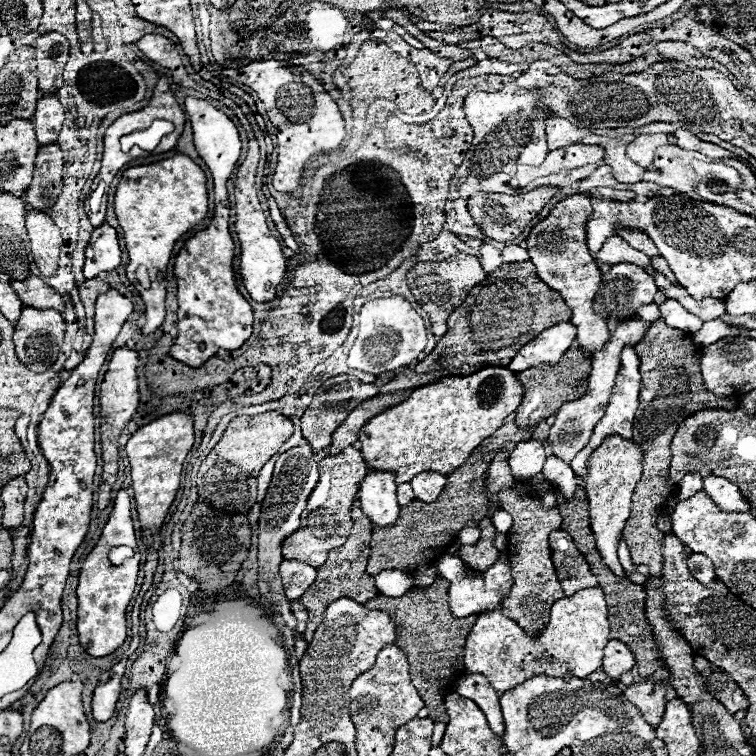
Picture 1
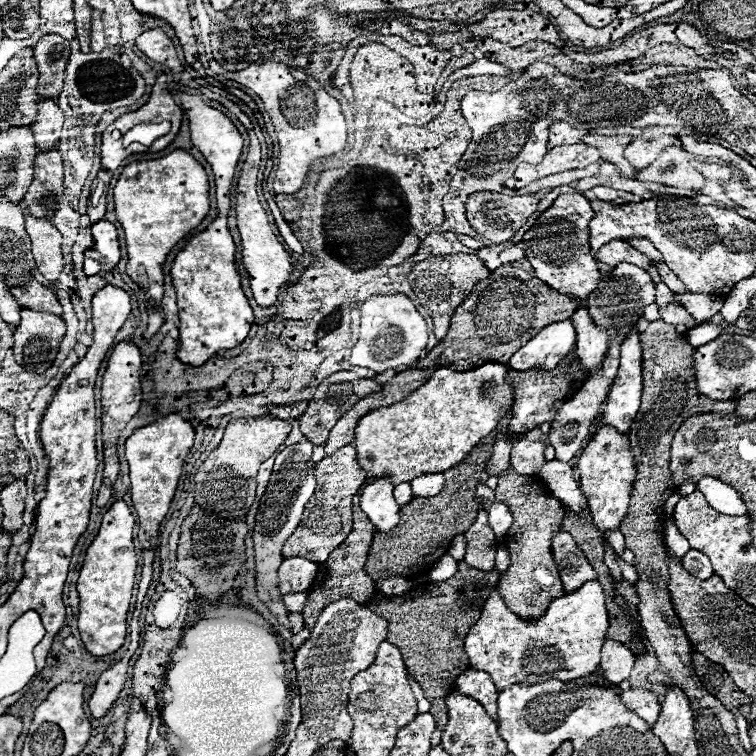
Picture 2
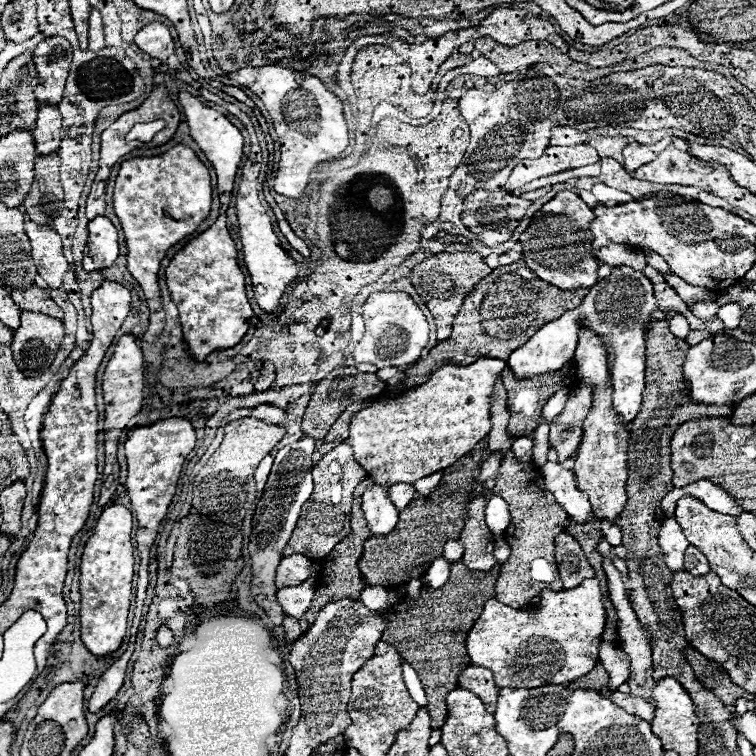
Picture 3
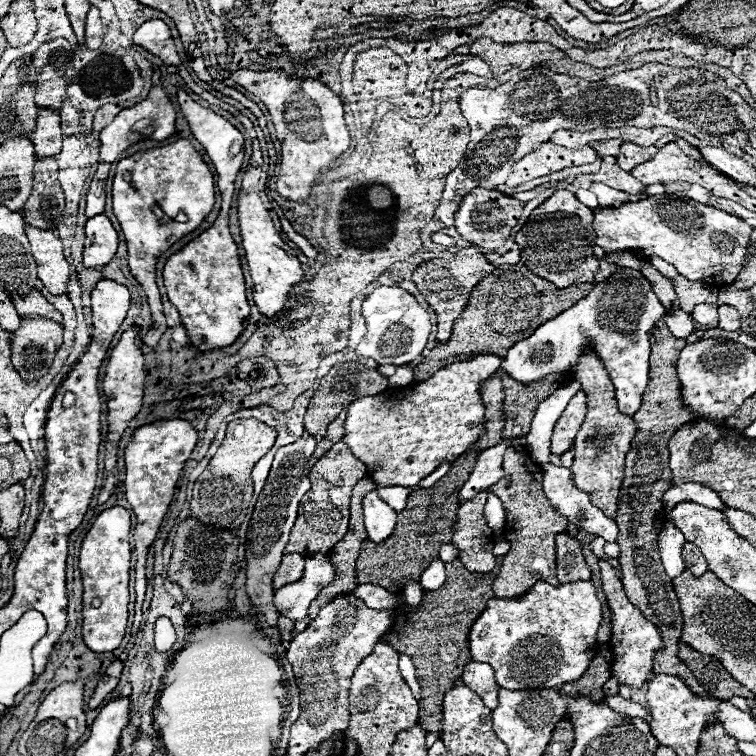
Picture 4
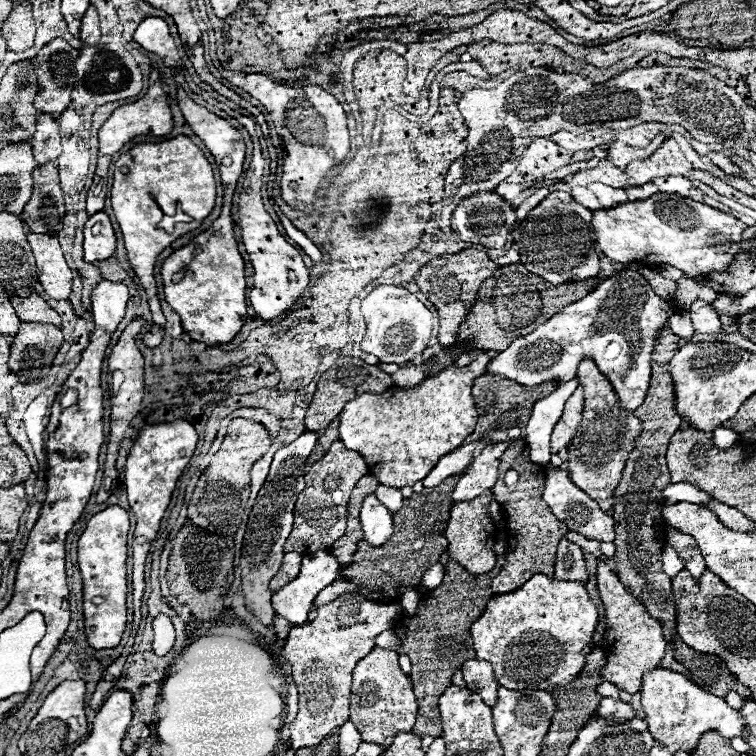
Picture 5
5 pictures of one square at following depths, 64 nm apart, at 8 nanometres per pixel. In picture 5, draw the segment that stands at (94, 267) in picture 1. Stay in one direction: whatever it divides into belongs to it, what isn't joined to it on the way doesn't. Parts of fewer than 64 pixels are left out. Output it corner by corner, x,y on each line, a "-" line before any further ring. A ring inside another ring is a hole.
96,212
94,216
88,218
84,226
84,260
86,262
106,260
114,254
114,248
116,236
110,218
104,212

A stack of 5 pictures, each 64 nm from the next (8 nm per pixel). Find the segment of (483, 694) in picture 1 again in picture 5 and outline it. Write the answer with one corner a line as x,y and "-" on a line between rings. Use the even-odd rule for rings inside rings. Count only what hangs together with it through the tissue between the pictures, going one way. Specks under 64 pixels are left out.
476,658
466,660
462,666
462,674
464,674
468,690
480,694
488,706
496,704
498,682
494,678
492,666
486,660
476,660

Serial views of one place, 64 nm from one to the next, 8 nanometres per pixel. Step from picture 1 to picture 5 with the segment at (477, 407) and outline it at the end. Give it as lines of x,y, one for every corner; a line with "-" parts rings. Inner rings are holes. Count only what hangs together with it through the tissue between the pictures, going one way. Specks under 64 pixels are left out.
478,354
468,366
450,366
440,370
416,388
398,388
382,394
362,394
350,400
340,412
340,440
346,448
364,456
370,474
384,486
412,486
436,466
438,458
460,448
462,440
472,434
478,410
472,398
472,380
486,372
492,358

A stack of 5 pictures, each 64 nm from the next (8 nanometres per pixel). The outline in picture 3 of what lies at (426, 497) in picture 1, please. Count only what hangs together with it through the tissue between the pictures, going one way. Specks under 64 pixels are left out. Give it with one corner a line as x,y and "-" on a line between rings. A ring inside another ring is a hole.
440,470
440,472
434,472
434,474
430,474
430,476
424,476
422,480
418,480
418,482
414,484
416,492
422,492
422,494
430,494
430,492
432,492
432,490
438,486
438,482
440,482
442,474
444,474
444,470

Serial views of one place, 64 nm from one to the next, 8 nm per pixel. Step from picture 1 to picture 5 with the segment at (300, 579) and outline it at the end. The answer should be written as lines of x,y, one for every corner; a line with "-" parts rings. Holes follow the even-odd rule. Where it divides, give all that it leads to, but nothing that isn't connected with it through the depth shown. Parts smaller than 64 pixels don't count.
286,552
278,574
270,580
270,590
278,592
278,588
282,588
290,580
294,580
294,576
298,576
298,572
300,572
300,562
302,562
302,554
298,554
298,552

